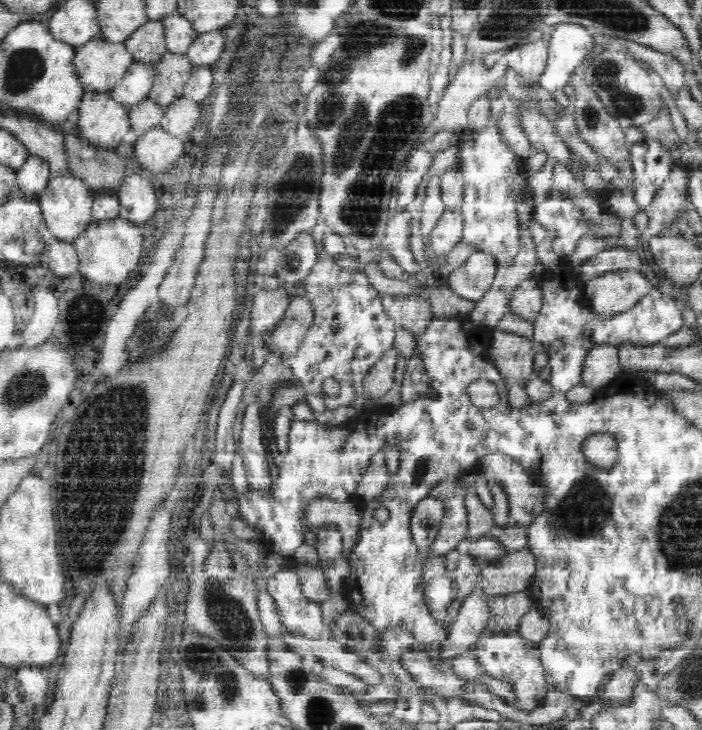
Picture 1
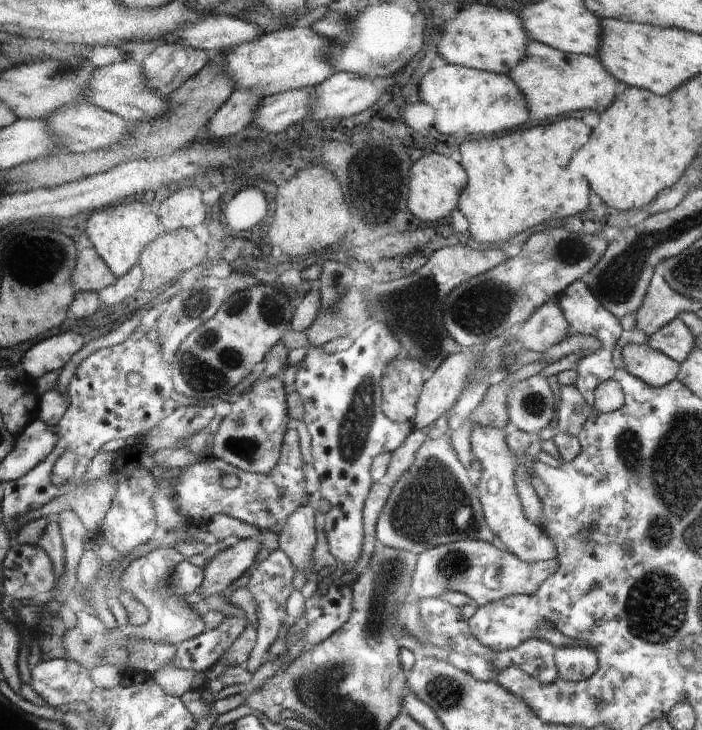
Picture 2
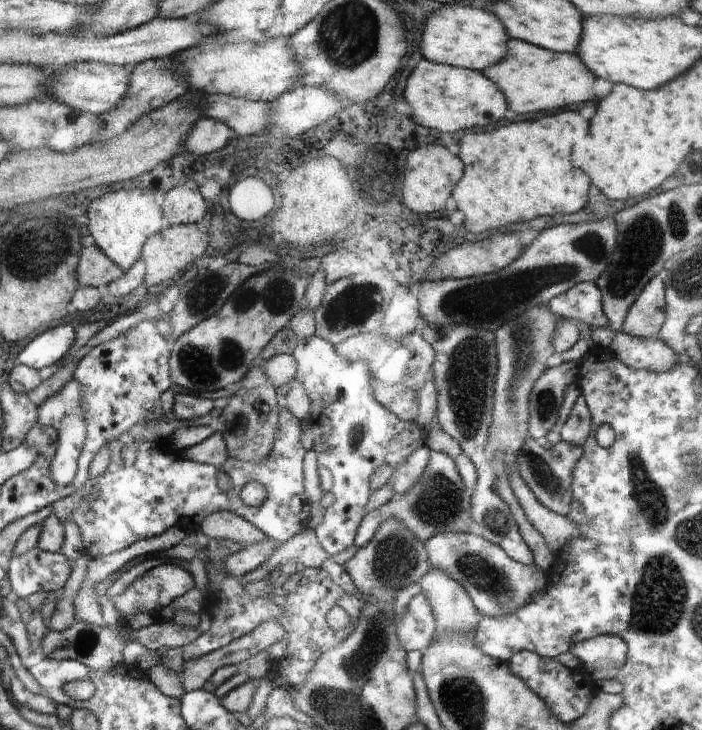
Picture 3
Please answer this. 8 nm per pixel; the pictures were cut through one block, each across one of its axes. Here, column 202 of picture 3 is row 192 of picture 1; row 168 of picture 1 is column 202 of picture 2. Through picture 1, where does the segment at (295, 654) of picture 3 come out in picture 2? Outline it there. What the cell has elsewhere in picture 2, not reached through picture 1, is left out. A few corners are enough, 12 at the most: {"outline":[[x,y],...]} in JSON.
{"outline":[[246,618],[178,646],[173,665],[204,673],[242,634]]}

